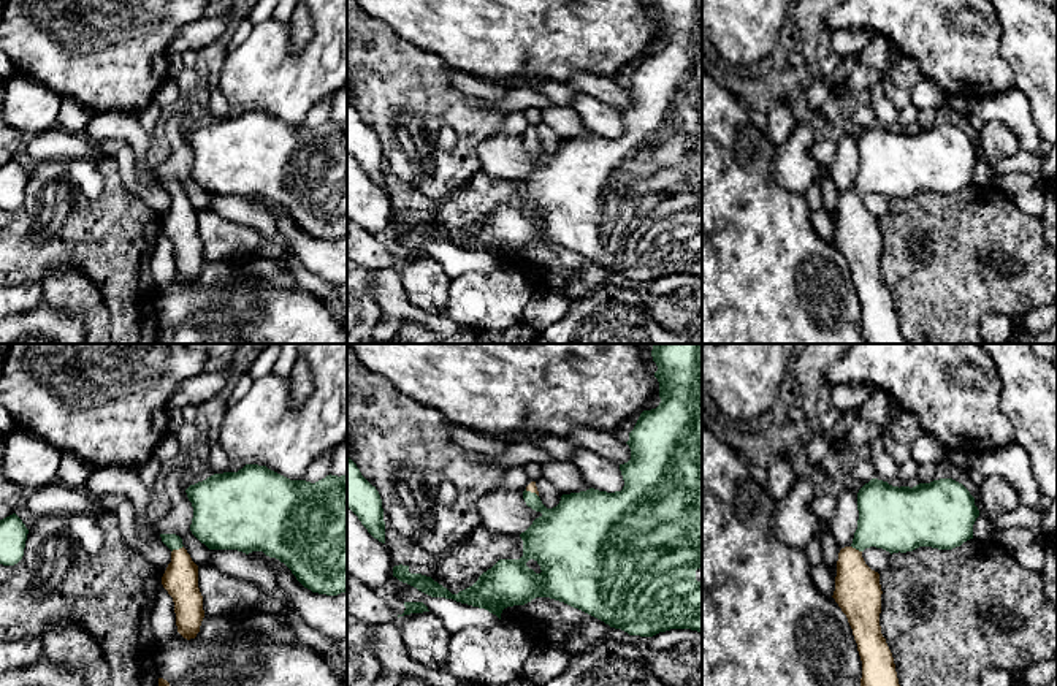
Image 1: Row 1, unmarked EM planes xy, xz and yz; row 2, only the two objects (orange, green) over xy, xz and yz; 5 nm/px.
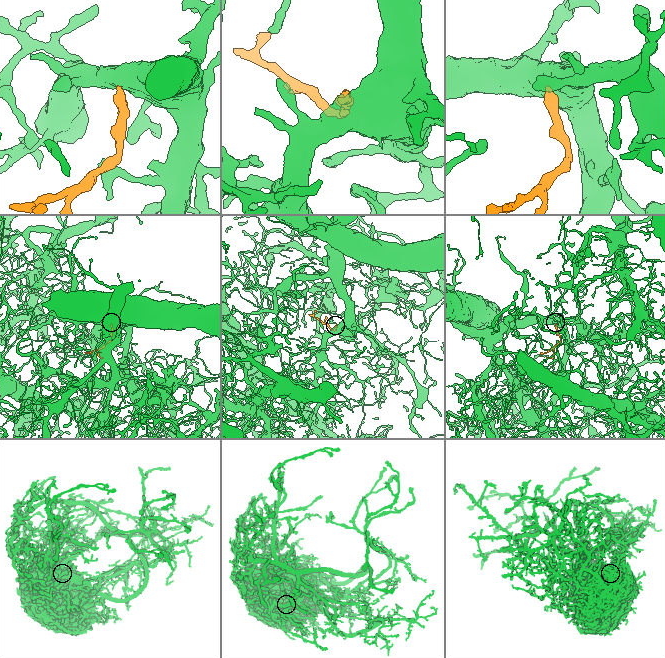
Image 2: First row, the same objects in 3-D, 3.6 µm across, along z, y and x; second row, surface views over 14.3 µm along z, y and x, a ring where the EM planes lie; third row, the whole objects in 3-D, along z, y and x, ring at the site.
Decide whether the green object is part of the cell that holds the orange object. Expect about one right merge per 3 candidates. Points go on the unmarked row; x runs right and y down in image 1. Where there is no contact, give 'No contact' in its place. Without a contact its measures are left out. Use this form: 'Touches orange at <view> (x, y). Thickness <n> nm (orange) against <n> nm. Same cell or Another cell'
Touches orange at xy (176, 195). Thickness 180 nm (orange) against 80 nm. Same cell

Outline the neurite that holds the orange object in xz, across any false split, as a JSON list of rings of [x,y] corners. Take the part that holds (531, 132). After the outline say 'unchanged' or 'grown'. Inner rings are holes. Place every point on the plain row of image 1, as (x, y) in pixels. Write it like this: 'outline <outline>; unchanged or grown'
outline [[[702,0],[651,2],[658,11],[654,22],[659,27],[661,48],[656,54],[643,55],[634,74],[629,78],[629,86],[626,89],[631,93],[631,105],[624,109],[620,109],[620,116],[624,125],[624,131],[621,136],[607,138],[590,133],[580,138],[563,139],[556,152],[547,154],[539,143],[536,127],[531,127],[523,136],[523,144],[528,152],[540,157],[542,160],[536,163],[525,177],[520,179],[523,185],[523,201],[520,204],[499,204],[491,214],[483,217],[472,231],[460,236],[458,239],[452,239],[447,233],[434,227],[431,222],[410,219],[409,211],[395,211],[393,222],[431,242],[453,244],[461,249],[485,253],[490,258],[496,260],[499,265],[502,255],[507,252],[525,250],[536,242],[550,242],[578,253],[604,266],[610,272],[628,277],[629,280],[653,282],[670,274],[691,274],[702,277],[702,227],[696,225],[696,215],[702,214]]]; grown

